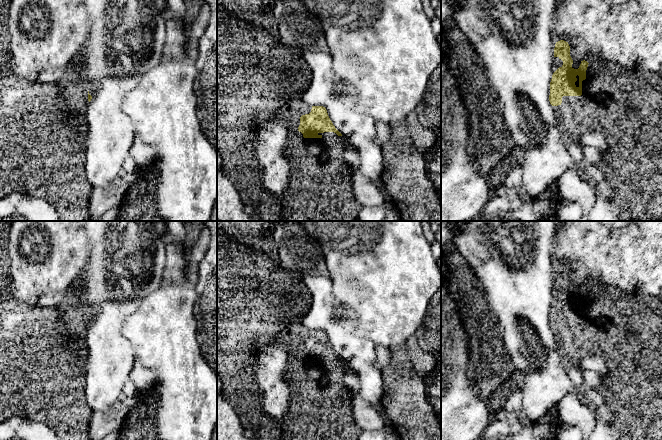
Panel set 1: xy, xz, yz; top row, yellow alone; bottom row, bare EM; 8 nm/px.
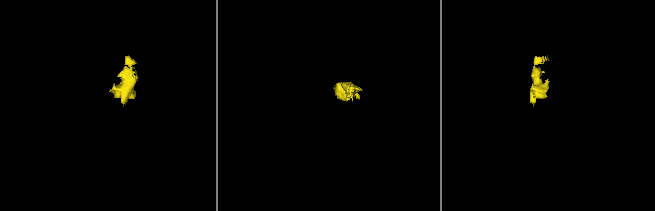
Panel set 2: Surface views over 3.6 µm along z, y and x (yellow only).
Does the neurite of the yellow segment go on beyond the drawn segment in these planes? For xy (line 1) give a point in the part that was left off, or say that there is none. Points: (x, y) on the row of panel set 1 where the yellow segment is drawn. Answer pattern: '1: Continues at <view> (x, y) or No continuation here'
1: No continuation here

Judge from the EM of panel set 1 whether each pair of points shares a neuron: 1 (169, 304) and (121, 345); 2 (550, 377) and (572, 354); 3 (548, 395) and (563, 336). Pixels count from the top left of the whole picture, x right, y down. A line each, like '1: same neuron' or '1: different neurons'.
1: different neurons
2: different neurons
3: different neurons

